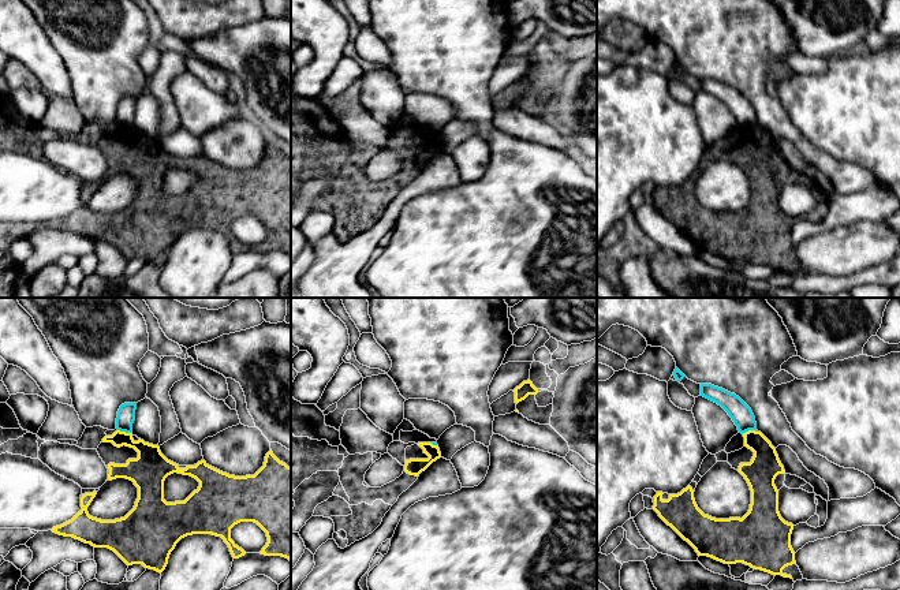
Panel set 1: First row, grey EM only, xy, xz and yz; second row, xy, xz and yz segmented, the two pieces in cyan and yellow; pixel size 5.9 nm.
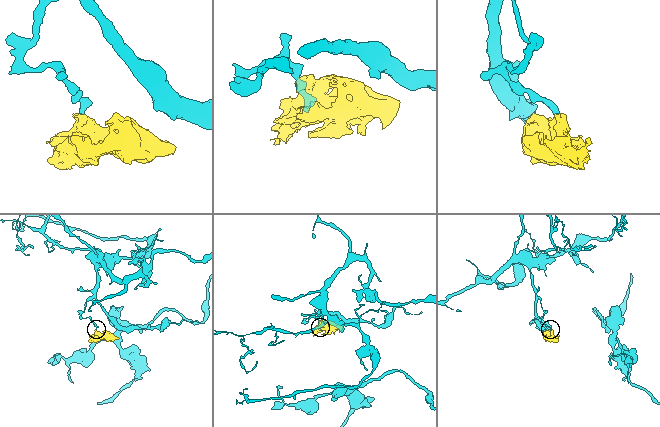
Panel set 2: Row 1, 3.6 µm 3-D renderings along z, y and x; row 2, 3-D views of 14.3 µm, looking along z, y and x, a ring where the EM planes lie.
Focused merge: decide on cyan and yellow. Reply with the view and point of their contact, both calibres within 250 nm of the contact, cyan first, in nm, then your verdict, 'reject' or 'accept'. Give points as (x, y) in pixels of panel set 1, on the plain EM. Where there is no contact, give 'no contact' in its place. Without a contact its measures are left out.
xy (124, 124) | 110/180 nm | reject

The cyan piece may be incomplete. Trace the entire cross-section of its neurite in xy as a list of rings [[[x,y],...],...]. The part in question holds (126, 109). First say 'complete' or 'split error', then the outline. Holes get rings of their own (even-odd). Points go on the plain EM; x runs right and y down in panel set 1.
complete; [[[124,97],[120,100],[116,112],[116,123],[120,126],[131,127],[135,115],[137,97]]]

